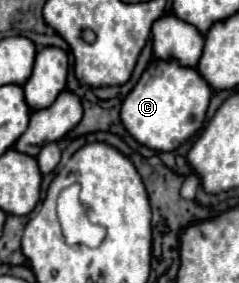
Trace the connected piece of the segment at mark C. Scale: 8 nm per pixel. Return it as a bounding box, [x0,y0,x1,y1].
[120,60,210,152]

